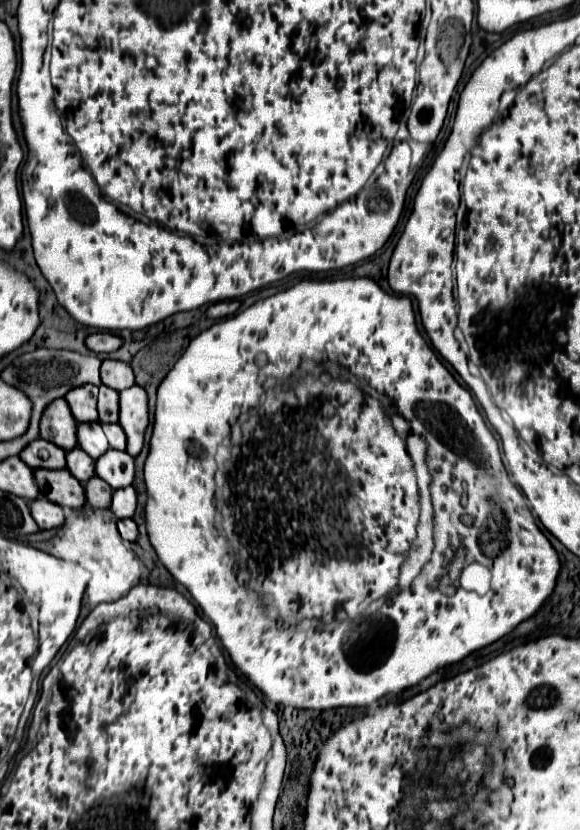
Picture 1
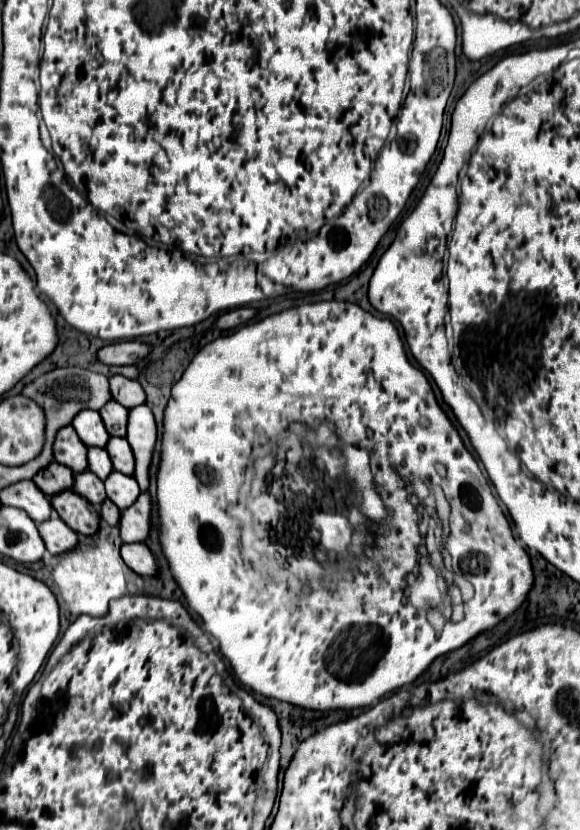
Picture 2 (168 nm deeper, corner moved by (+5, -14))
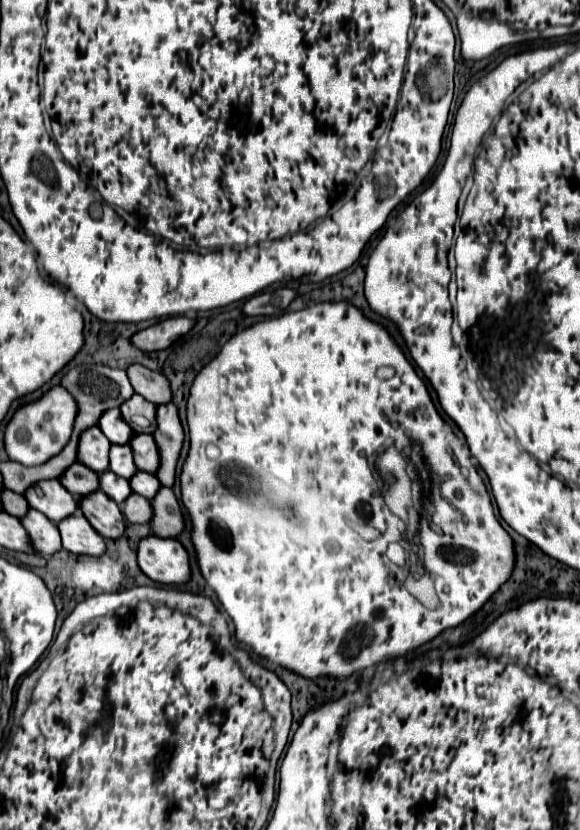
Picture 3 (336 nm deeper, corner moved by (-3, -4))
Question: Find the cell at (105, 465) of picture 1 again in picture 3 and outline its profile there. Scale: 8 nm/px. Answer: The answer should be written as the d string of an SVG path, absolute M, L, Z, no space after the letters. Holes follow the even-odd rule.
M136 472L134 478L130 478L130 486L136 494L152 500L156 496L156 492L162 488L160 480L156 480L154 474L148 474L148 472Z

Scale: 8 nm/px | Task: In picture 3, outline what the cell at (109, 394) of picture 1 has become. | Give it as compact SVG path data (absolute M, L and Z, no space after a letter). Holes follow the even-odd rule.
M134 394L128 402L124 402L124 404L120 406L120 412L122 412L124 420L128 420L132 426L134 426L134 422L132 422L134 416L144 416L144 418L148 418L150 422L156 422L156 404L140 398L138 394Z

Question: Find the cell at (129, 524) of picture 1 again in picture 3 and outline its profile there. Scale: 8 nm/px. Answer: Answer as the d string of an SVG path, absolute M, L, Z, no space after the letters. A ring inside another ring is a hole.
M144 538L138 546L138 564L158 584L186 584L192 574L190 556L174 538Z

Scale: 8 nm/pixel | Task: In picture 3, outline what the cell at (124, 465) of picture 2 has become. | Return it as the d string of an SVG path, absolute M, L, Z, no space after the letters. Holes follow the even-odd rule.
M136 434L130 442L134 450L136 466L144 472L156 474L156 468L160 468L160 454L156 448L156 440L152 434Z

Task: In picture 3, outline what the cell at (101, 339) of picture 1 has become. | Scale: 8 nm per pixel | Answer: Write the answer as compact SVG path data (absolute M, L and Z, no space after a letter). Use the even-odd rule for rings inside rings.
M180 316L180 318L168 318L162 320L142 332L138 332L132 342L136 348L144 350L144 352L152 352L152 350L164 350L168 348L176 338L184 336L188 330L192 330L196 324L194 318L190 316Z

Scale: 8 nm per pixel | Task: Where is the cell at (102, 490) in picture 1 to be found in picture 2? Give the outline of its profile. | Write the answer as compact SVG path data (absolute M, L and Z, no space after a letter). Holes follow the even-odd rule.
M106 498L102 504L100 504L100 518L104 522L108 522L110 526L116 526L118 524L118 518L120 518L120 510Z

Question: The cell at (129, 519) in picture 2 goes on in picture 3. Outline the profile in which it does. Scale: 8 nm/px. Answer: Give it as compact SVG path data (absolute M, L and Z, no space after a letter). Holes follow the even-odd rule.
M160 488L156 498L152 500L152 508L154 508L154 518L150 526L156 532L156 536L176 538L184 530L186 526L184 514L180 510L180 504L172 488Z

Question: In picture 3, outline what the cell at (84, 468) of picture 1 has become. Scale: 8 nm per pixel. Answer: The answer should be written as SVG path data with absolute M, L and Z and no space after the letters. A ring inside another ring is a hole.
M112 472L100 474L100 490L104 494L108 494L112 500L116 500L116 504L120 504L120 508L122 508L124 500L132 494L132 488L130 488L128 480L124 480L124 478L120 478Z

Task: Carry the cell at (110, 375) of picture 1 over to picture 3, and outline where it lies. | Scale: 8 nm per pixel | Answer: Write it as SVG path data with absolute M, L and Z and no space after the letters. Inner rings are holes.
M132 364L128 368L128 378L130 378L136 394L144 396L148 402L152 402L156 406L172 402L170 382L162 372L154 372L140 364Z

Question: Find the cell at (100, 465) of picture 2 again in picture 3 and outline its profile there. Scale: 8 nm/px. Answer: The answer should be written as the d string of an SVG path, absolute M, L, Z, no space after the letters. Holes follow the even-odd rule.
M112 446L112 450L110 450L110 470L116 476L122 476L126 480L130 480L138 472L130 446Z

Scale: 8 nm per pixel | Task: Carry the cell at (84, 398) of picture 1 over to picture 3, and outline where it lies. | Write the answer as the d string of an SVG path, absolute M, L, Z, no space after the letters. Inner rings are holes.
M108 410L102 414L100 418L100 430L104 432L104 436L108 436L108 440L112 444L130 444L134 430L130 428L128 422L124 422L120 410Z

